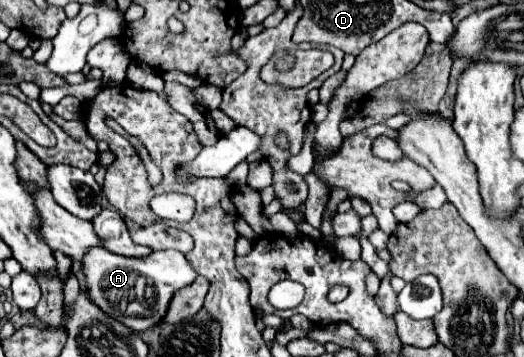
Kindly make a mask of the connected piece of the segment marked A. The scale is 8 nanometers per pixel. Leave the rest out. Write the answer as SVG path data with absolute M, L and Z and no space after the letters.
M107 248L91 250L89 254L85 254L83 274L85 274L85 284L89 286L89 294L93 294L97 306L101 306L103 312L107 312L109 316L123 322L135 332L143 332L159 326L169 310L169 302L173 294L193 284L197 278L193 266L177 250L153 252L149 258L135 258L135 260L117 256Z

